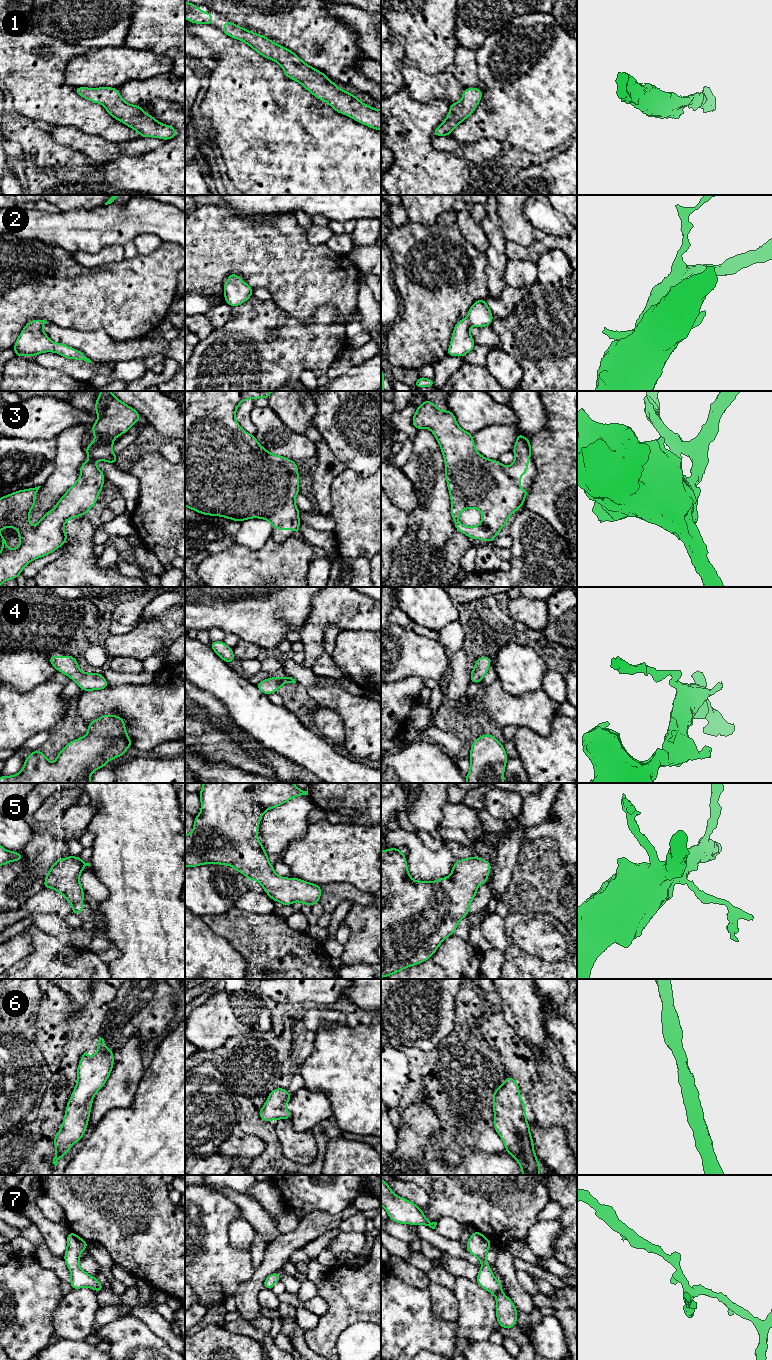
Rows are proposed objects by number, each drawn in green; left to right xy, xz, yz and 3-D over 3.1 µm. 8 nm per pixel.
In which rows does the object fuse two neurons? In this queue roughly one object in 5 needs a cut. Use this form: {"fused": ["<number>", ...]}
{"fused": []}

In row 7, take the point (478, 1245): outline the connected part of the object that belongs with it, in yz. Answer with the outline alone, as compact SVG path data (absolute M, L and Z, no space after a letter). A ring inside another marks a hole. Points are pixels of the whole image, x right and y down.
M475 1231L467 1241L467 1251L482 1263L476 1282L495 1295L496 1317L500 1327L513 1328L516 1326L517 1309L511 1299L503 1294L502 1283L496 1280L487 1262L486 1254L491 1246L488 1238L478 1231Z

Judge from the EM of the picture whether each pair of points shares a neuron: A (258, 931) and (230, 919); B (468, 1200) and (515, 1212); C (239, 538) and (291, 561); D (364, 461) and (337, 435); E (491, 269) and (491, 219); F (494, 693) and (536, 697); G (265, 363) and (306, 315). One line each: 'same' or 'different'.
A: same
B: same
C: different
D: same
E: same
F: same
G: different

